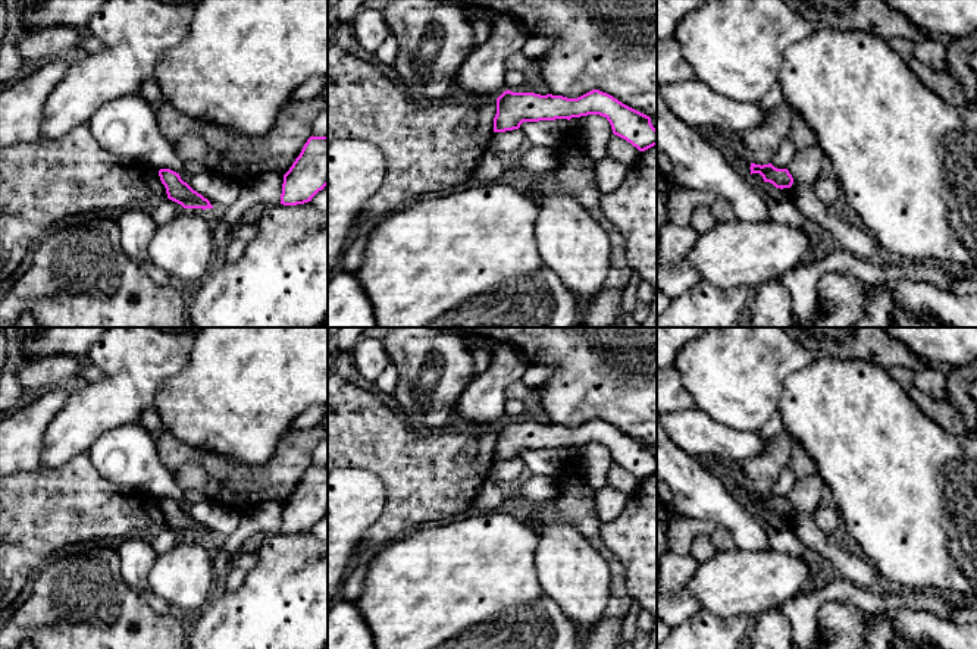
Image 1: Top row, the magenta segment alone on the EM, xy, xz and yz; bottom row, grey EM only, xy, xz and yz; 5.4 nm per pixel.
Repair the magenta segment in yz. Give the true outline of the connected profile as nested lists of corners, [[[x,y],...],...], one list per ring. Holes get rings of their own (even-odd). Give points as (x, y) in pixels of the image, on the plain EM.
[[[751,492],[749,498],[751,498],[751,504],[760,502],[764,511],[770,511],[776,517],[780,517],[780,518],[790,517],[793,512],[793,507],[787,498],[777,498],[771,492],[763,493],[763,495]]]

